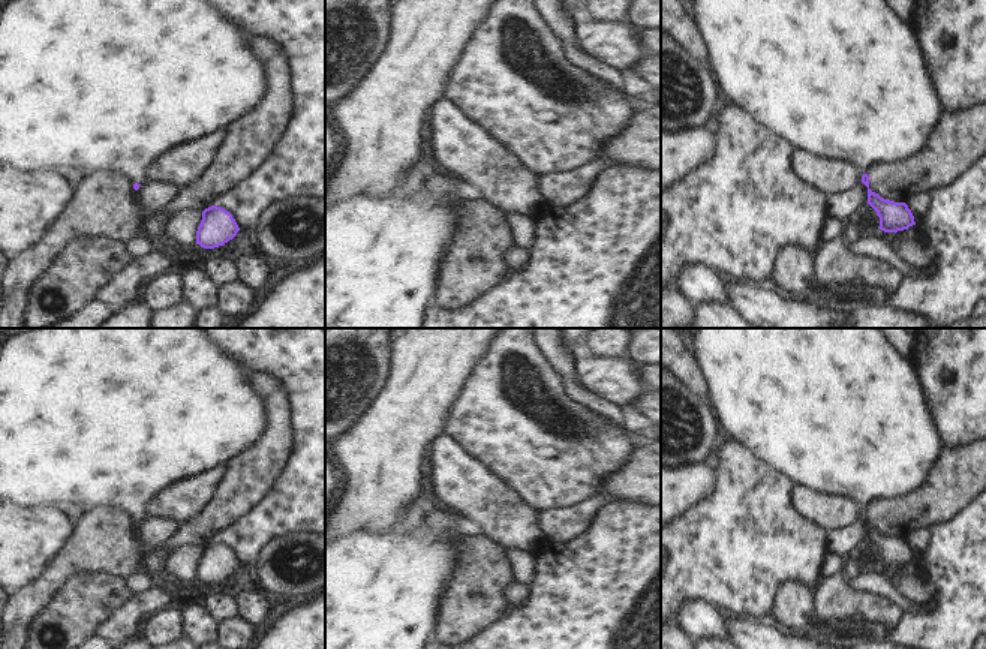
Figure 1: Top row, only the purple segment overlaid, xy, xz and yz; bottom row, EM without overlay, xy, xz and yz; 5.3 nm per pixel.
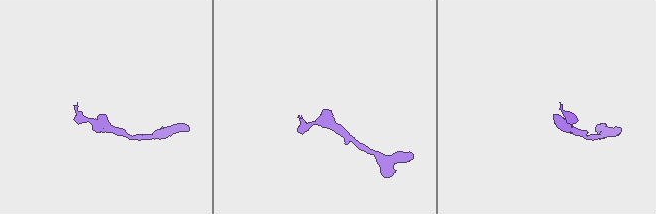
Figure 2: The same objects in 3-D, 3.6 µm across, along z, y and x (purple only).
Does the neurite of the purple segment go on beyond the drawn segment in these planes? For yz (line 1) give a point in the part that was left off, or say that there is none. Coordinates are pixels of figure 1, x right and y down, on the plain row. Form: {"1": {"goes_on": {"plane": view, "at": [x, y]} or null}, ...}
{"1": {"goes_on": null}}

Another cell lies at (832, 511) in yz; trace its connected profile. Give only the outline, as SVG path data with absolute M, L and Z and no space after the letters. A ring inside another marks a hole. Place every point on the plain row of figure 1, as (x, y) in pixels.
M796 486L793 499L802 516L823 526L827 532L844 529L862 519L868 510L860 502L838 495L818 493Z

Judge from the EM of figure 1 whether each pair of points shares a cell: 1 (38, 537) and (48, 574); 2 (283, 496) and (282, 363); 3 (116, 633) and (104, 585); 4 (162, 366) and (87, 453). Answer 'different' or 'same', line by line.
1: different
2: same
3: different
4: same

